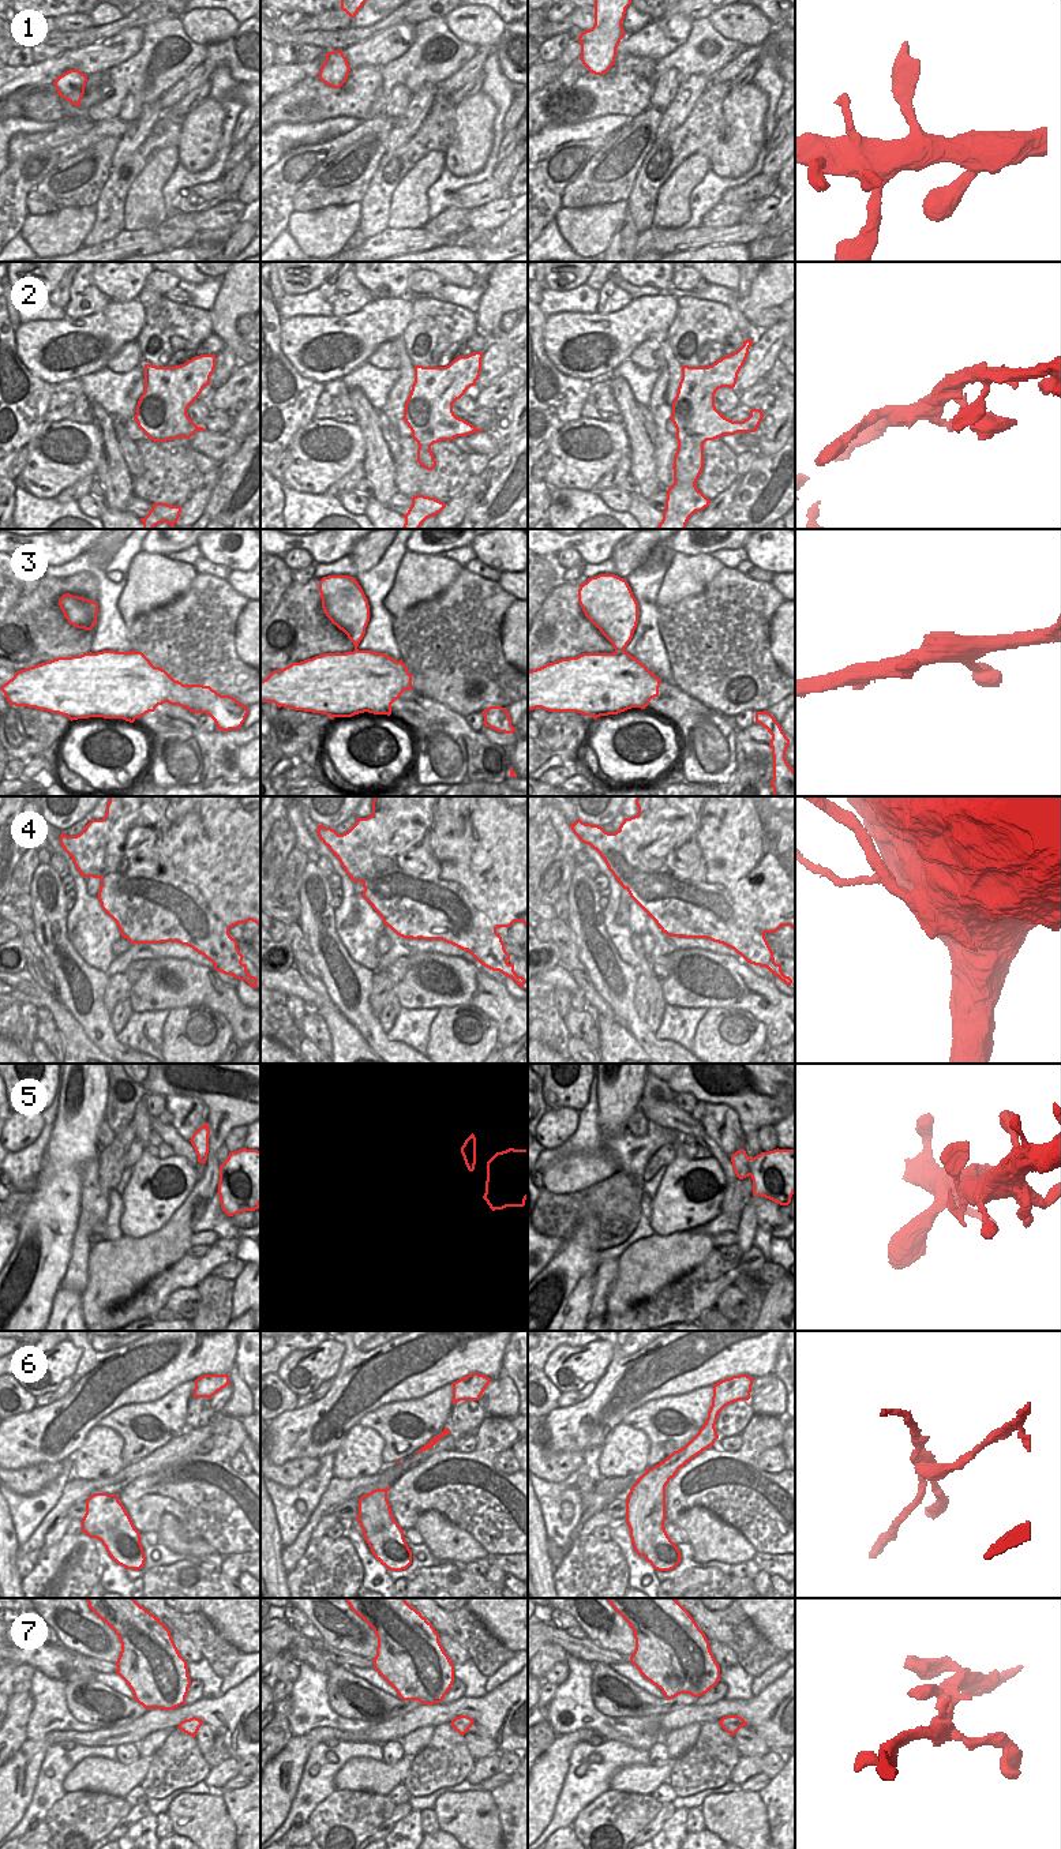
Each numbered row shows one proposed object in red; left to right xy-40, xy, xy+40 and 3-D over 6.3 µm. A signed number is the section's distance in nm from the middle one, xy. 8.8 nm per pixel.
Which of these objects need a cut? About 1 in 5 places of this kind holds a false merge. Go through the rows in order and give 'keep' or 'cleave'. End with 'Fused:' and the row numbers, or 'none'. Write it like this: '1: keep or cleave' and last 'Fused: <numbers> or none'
1: keep
2: keep
3: keep
4: cleave
5: keep
6: cleave
7: keep
Fused: 4, 6

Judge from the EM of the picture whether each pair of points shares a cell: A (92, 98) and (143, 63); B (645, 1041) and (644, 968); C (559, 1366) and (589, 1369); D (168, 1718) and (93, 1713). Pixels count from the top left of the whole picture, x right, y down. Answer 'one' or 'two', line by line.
A: two
B: two
C: one
D: two

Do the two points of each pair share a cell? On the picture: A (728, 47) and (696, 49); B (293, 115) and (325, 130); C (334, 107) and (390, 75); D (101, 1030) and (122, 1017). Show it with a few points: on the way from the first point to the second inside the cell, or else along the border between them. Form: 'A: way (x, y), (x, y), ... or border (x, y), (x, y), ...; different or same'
A: way (720, 51), (713, 56), (704, 55); same
B: border (341, 115), (321, 122), (277, 123); different
C: border (382, 67), (381, 94), (368, 111); different
D: border (109, 1013), (109, 1021), (116, 1032); different

